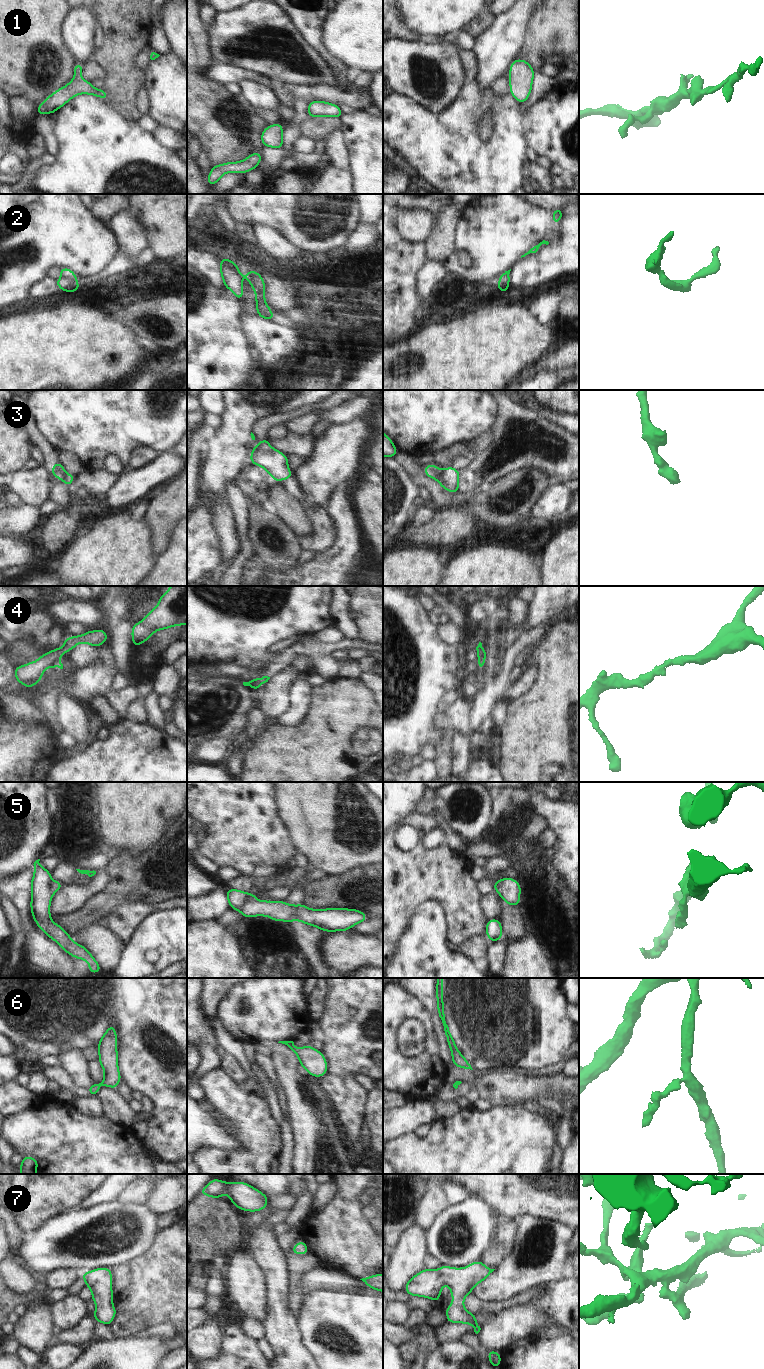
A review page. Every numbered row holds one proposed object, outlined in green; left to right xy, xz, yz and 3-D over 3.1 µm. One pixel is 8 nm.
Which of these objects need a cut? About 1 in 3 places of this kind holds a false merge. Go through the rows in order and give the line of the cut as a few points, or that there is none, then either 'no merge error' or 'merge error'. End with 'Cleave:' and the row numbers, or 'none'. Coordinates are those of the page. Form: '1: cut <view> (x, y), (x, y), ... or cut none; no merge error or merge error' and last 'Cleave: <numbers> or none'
1: cut none; no merge error
2: cut xy (74, 275), (72, 277), (61, 277); merge error
3: cut none; no merge error
4: cut none; no merge error
5: cut xz (247, 893), (247, 899), (235, 909); merge error
6: cut none; no merge error
7: cut none; no merge error
Cleave: 2, 5

